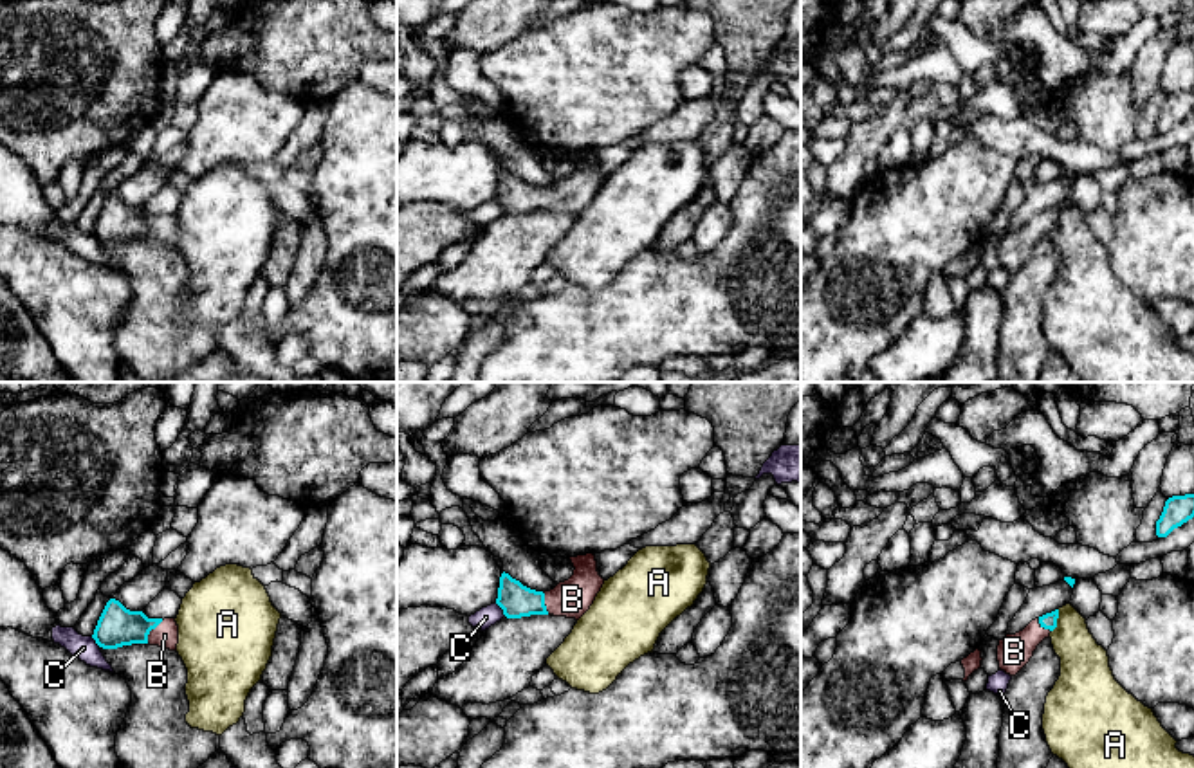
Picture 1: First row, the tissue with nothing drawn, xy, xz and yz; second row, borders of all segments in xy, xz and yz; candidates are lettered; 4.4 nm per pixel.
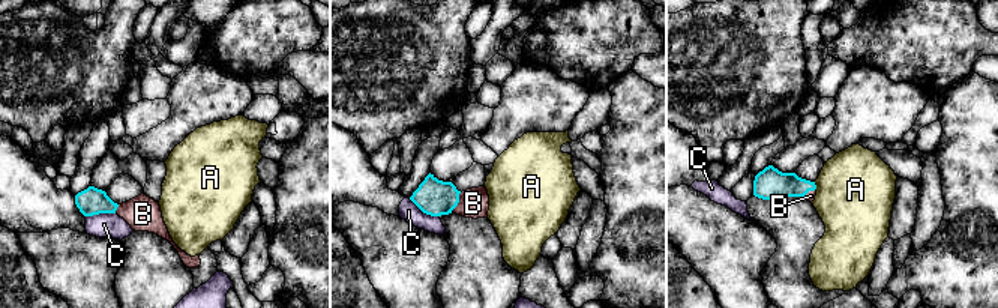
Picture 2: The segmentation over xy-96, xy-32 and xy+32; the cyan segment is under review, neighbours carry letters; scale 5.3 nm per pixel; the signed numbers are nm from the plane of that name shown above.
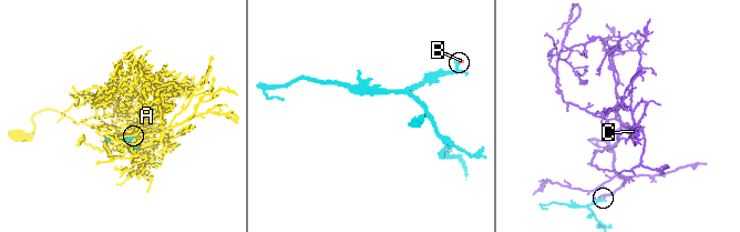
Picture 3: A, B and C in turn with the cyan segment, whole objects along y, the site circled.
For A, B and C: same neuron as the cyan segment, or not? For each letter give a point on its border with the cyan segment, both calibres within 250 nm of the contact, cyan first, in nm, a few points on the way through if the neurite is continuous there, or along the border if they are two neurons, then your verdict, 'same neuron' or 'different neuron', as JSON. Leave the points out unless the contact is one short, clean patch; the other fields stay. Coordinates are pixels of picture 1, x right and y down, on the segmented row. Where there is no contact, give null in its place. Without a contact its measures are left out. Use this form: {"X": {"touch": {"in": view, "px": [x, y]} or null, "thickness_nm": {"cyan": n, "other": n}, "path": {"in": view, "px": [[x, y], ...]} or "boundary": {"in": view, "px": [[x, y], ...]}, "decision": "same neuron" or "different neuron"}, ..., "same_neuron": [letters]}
{"A": {"touch": {"in": "yz", "px": [1056, 621]}, "thickness_nm": {"cyan": 70, "other": 220}, "boundary": {"in": "yz", "px": [[1059, 610], [1052, 631]]}, "decision": "different neuron"}, "B": {"touch": {"in": "xy", "px": [150, 630]}, "thickness_nm": {"cyan": 180, "other": 110}, "path": {"in": "xy", "px": [[118, 626], [150, 630], [165, 635]]}, "decision": "same neuron"}, "C": {"touch": {"in": "xz", "px": [502, 608]}, "thickness_nm": {"cyan": 150, "other": 90}, "boundary": {"in": "xz", "px": [[495, 603], [505, 615]]}, "decision": "different neuron"}, "same_neuron": ["B"]}

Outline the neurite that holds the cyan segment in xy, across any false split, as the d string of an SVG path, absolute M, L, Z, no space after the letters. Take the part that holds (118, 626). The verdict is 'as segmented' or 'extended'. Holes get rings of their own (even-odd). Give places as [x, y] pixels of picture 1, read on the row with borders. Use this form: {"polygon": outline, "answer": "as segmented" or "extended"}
{"polygon": "M110 599L92 638L103 649L150 644L177 651L179 626L175 618L148 618L142 611L130 611L119 600Z", "answer": "extended"}

